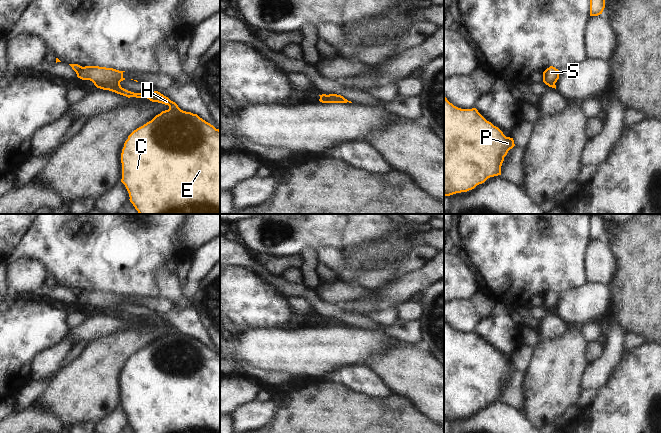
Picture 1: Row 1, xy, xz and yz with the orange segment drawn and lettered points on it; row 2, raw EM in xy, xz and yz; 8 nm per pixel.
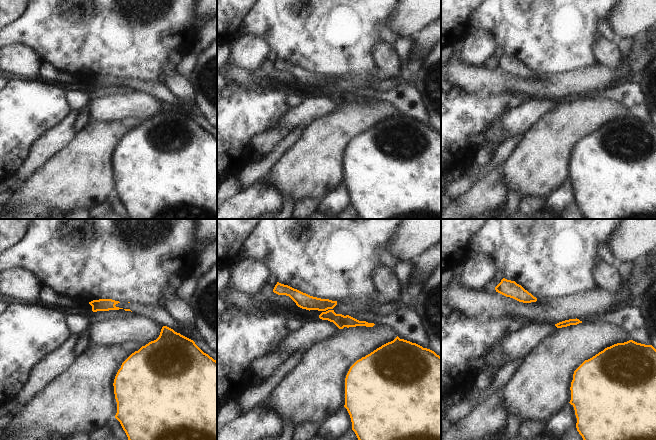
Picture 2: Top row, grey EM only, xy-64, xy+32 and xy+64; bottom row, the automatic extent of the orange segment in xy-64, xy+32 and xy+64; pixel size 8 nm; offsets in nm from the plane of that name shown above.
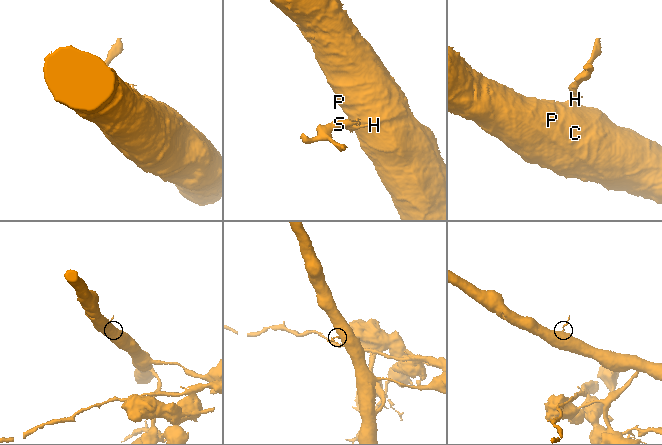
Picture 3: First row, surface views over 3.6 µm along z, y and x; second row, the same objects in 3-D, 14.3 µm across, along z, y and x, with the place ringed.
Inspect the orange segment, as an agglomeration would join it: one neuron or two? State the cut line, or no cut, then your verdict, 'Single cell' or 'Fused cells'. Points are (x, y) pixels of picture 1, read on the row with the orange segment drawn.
Split along xy (119, 81), (110, 81), (96, 86). Fused cells

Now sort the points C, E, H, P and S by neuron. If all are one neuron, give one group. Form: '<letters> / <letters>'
C E H P / S

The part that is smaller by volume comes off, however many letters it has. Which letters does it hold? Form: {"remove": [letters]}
{"remove": ["S"]}

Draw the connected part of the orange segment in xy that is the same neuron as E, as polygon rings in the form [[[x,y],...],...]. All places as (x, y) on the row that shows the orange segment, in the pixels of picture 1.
[[[120,82],[96,86],[117,94],[147,98],[169,106],[151,121],[134,130],[124,143],[121,153],[122,179],[130,202],[139,214],[220,214],[220,130],[197,114],[181,110],[178,105],[158,91],[134,93],[121,87]]]

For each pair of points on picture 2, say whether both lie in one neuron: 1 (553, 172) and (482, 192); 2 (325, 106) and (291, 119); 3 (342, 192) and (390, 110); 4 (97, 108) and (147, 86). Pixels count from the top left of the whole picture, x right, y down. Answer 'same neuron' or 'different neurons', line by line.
1: different neurons
2: same neuron
3: different neurons
4: different neurons

